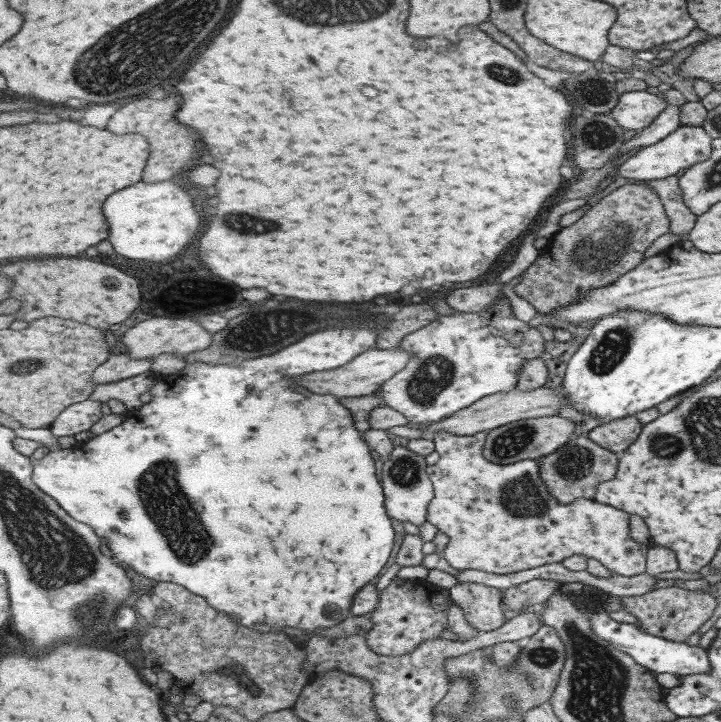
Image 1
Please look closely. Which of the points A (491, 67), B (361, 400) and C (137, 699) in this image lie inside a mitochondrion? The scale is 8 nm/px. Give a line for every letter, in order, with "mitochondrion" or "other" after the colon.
A: mitochondrion
B: other
C: other

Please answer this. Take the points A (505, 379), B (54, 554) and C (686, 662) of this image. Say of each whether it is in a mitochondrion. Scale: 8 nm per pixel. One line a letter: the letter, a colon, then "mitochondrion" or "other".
A: other
B: mitochondrion
C: other

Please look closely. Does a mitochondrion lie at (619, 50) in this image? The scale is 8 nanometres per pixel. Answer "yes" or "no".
no

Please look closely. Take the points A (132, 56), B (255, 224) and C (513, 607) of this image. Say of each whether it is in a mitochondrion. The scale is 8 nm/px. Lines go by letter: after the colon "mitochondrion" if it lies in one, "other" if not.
A: mitochondrion
B: mitochondrion
C: other

